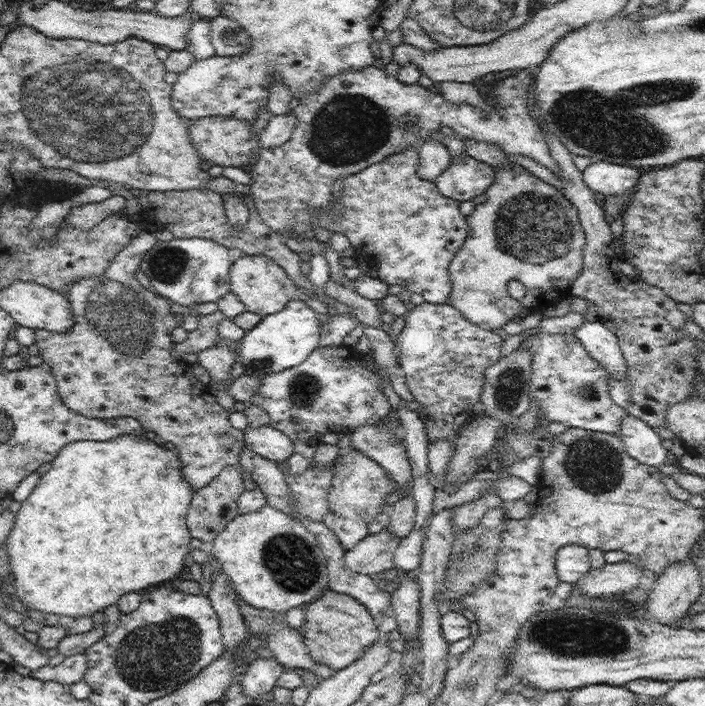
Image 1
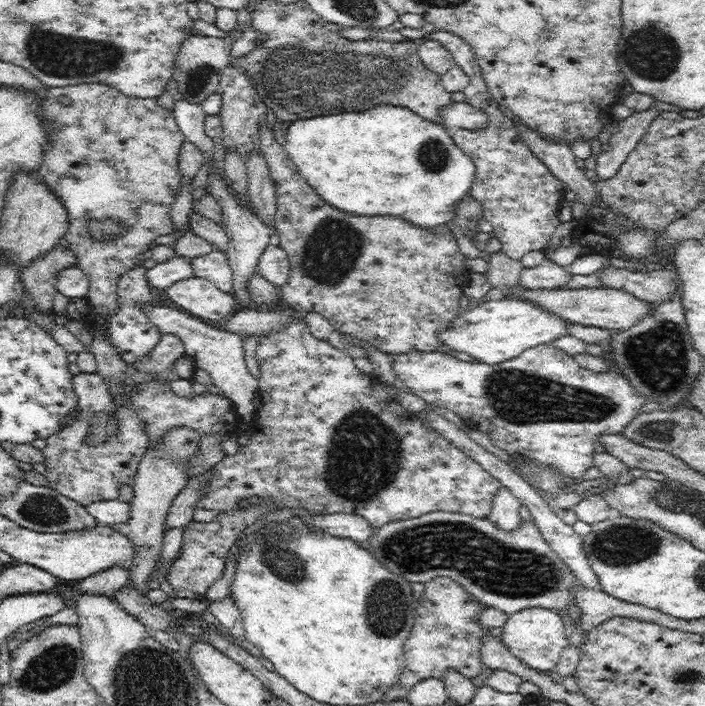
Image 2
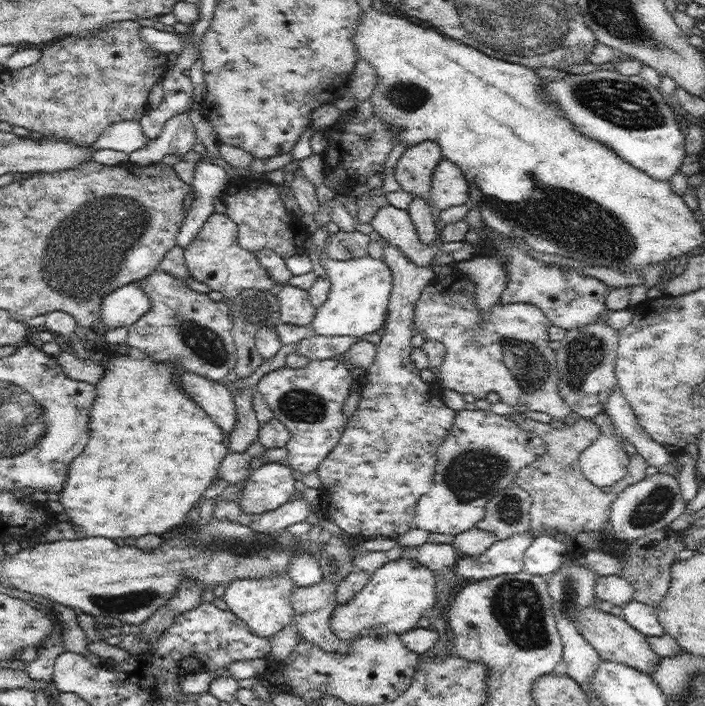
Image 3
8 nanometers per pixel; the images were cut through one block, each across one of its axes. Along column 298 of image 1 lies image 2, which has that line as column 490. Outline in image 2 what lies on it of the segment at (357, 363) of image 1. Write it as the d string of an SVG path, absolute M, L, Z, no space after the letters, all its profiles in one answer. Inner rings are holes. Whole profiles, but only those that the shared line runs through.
M553 343L535 346L516 358L495 365L459 360L439 351L392 355L394 372L407 390L421 396L427 404L449 408L475 430L487 434L494 445L513 457L521 455L526 460L554 467L570 481L580 481L584 472L594 466L596 436L622 434L625 426L641 413L642 406L648 401L621 373L610 369L596 372L581 367L572 355L556 348Z

